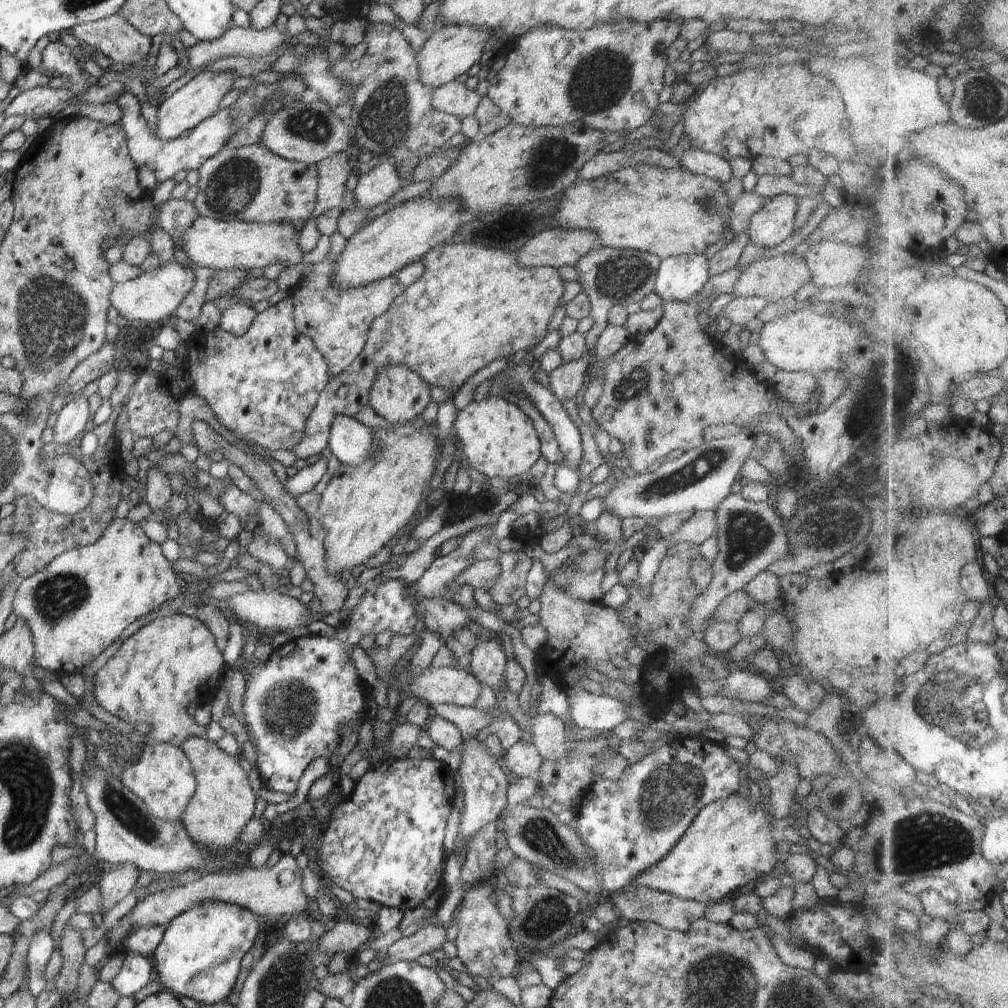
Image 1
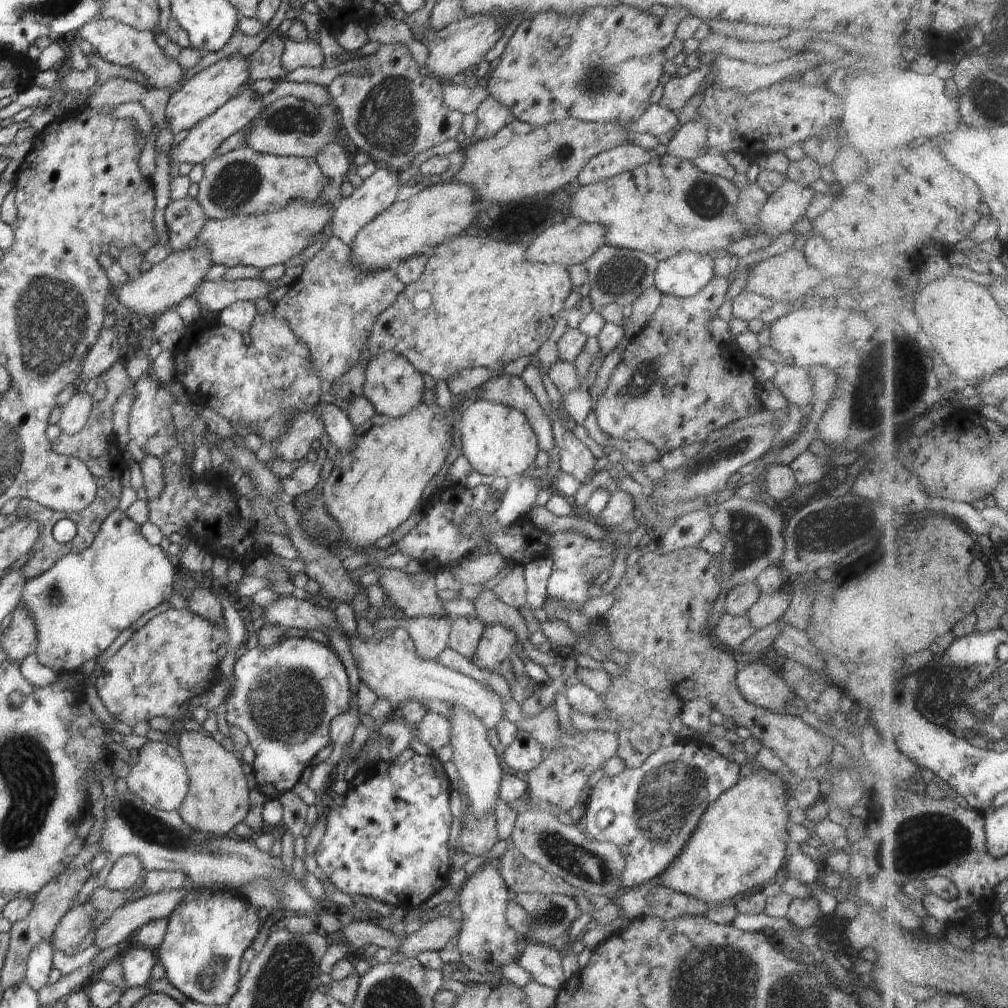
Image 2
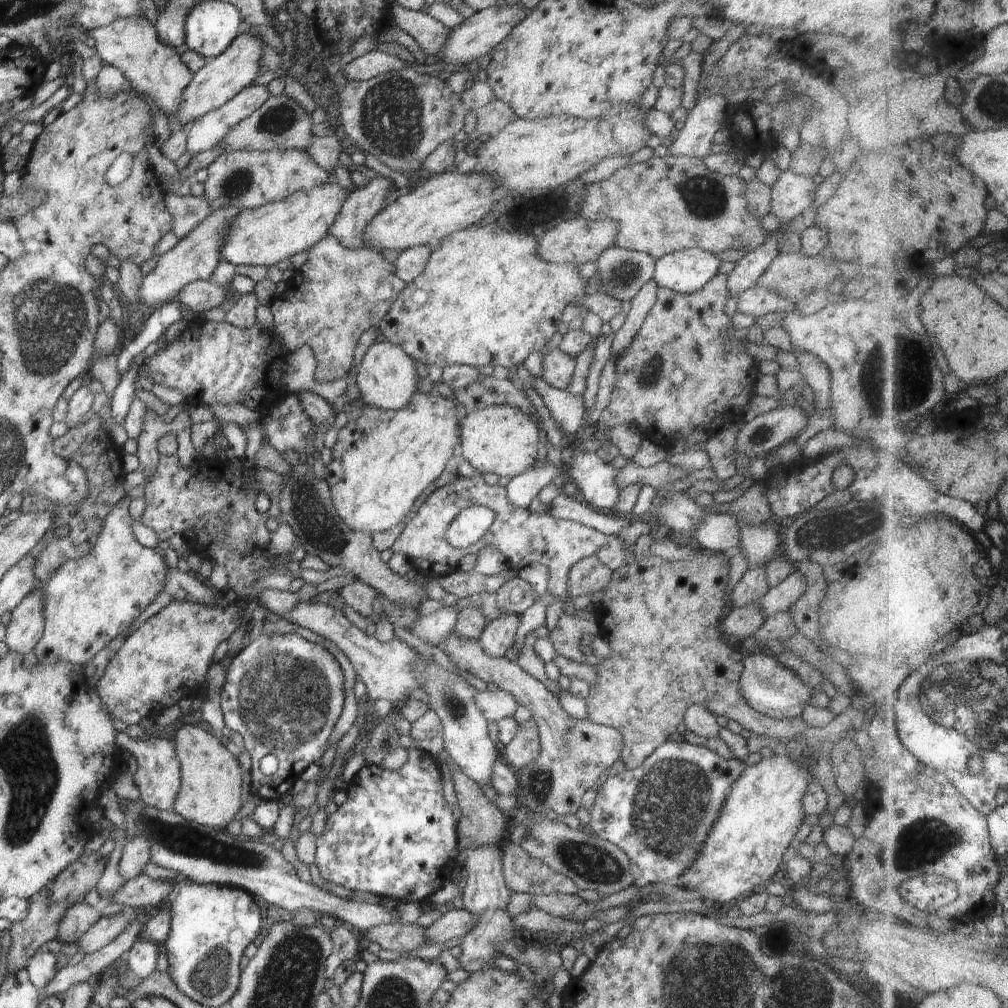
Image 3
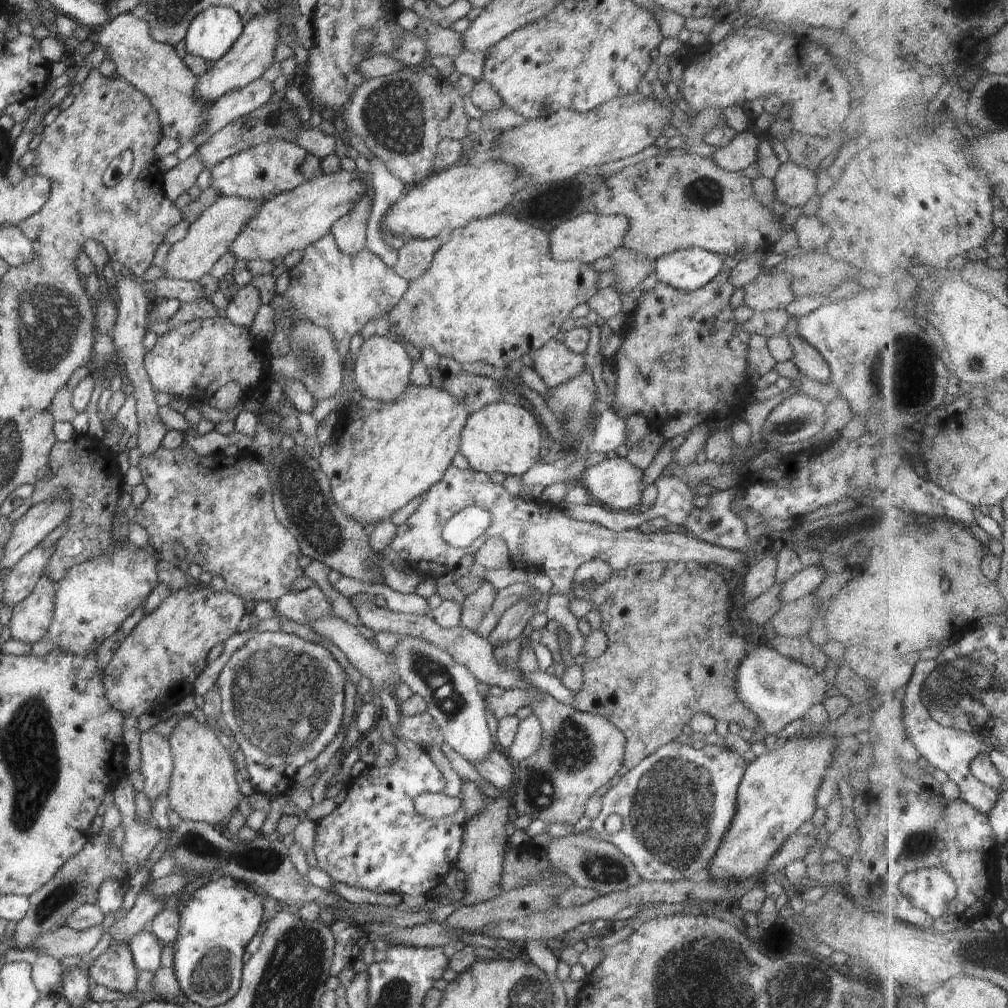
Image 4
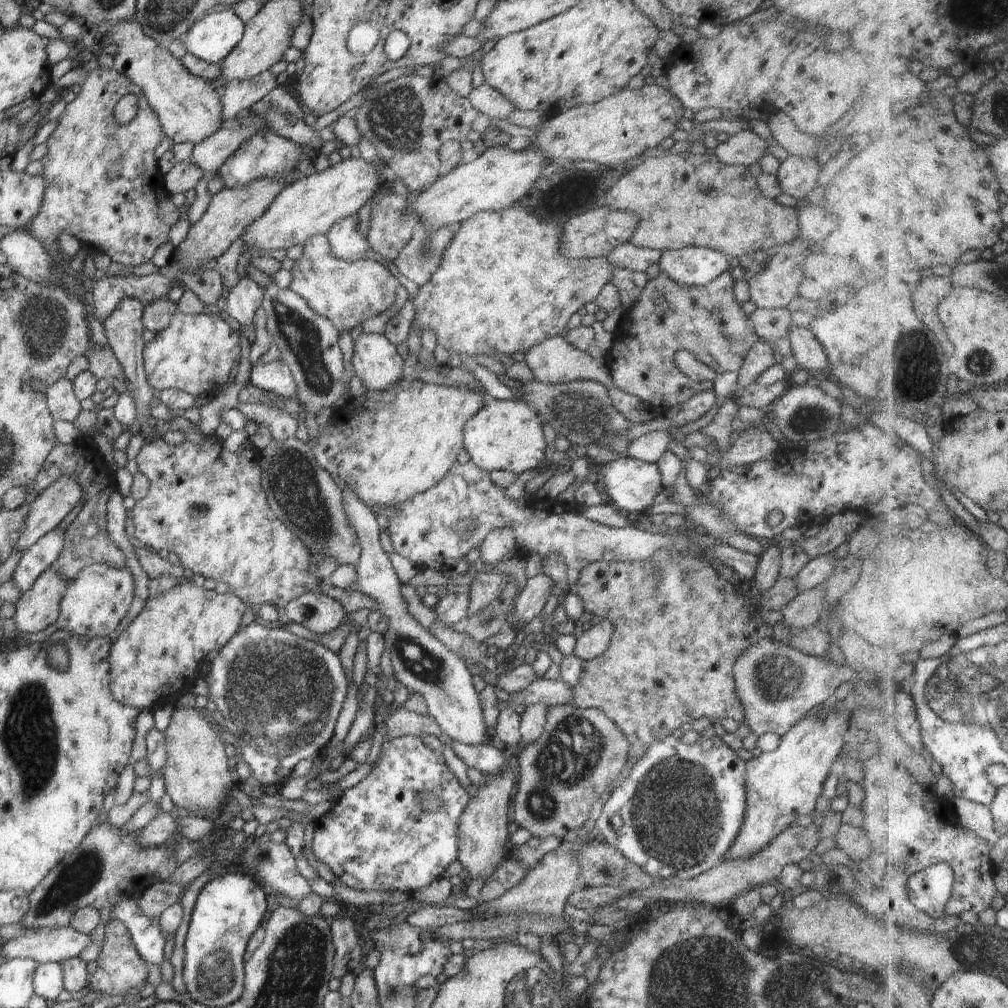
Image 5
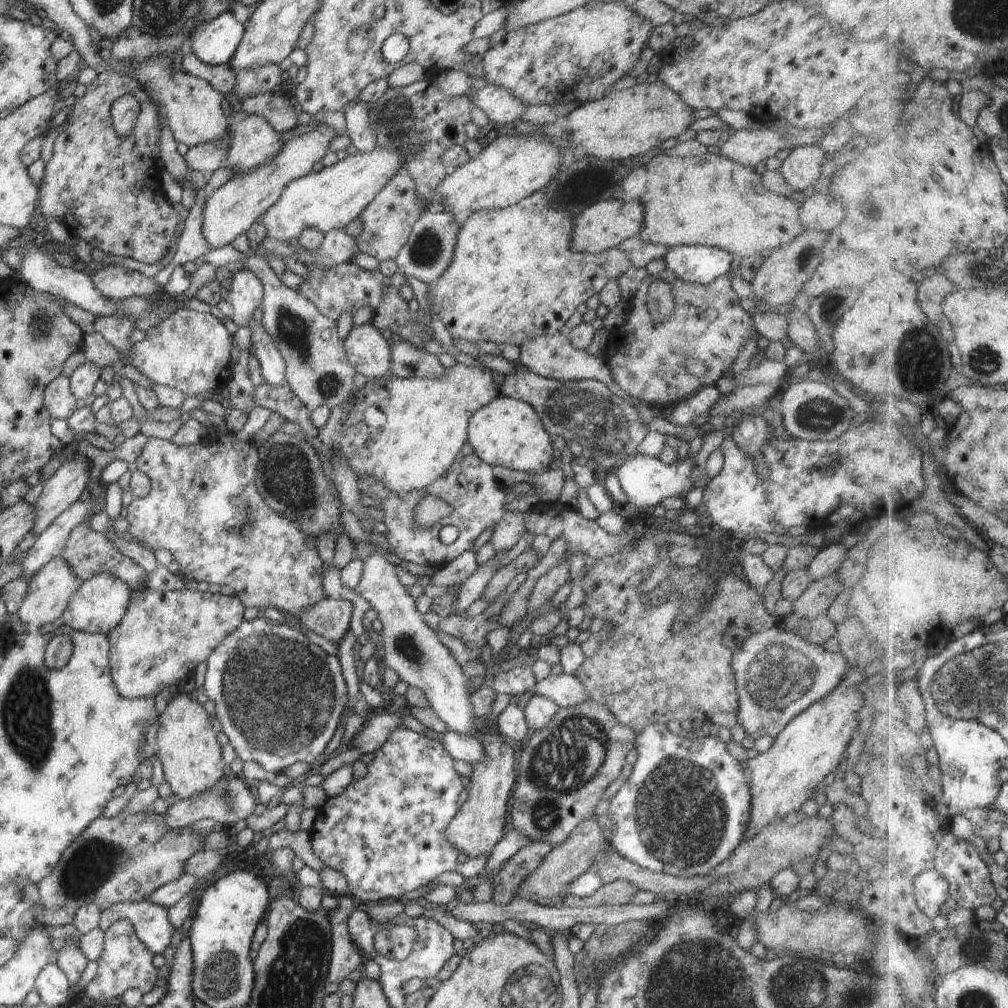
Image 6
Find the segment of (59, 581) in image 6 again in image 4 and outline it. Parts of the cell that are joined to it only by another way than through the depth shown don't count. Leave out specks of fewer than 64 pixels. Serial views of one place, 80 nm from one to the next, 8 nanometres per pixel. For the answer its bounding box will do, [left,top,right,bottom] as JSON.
[9,574,55,642]

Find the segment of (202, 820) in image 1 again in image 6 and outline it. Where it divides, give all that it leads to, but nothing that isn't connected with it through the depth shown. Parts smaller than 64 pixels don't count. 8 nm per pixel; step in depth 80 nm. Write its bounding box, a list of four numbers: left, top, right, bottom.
[157,693,224,799]

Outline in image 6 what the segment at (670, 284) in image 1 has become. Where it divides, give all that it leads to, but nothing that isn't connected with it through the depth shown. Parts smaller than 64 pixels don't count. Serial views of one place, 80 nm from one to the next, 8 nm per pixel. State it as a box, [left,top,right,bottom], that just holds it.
[663,245,732,285]

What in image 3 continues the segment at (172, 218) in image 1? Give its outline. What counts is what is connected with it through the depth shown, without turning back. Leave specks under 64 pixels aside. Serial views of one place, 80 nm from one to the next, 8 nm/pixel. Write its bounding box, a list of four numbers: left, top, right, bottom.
[165,182,211,240]

